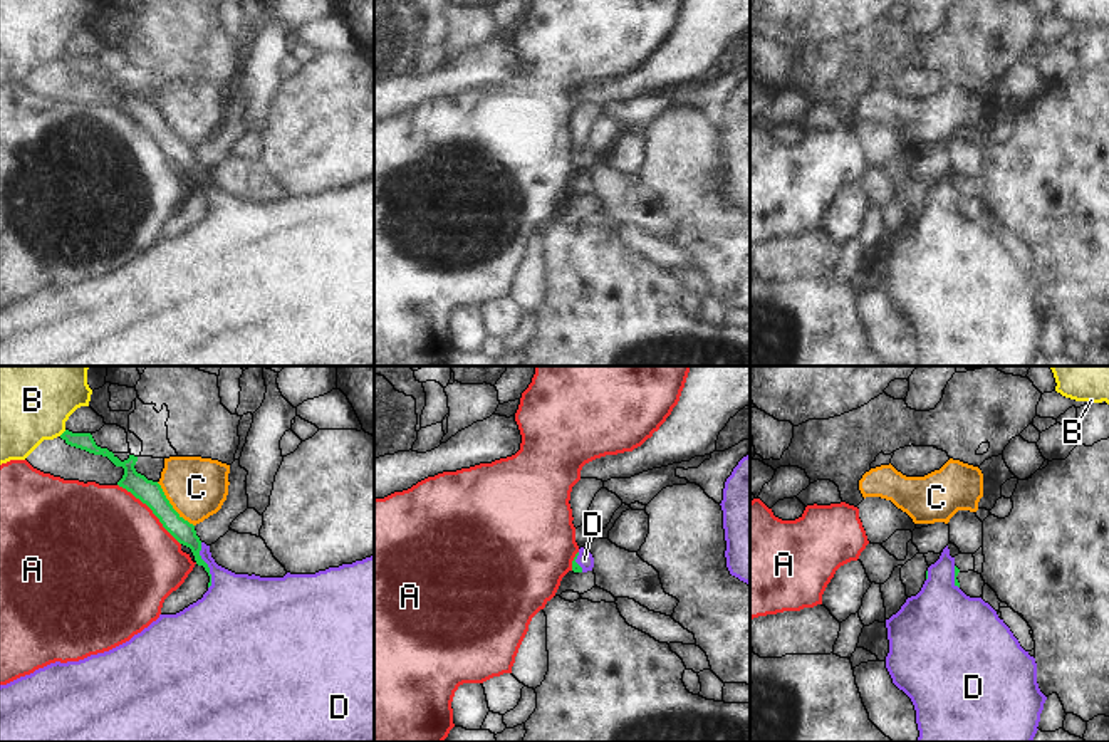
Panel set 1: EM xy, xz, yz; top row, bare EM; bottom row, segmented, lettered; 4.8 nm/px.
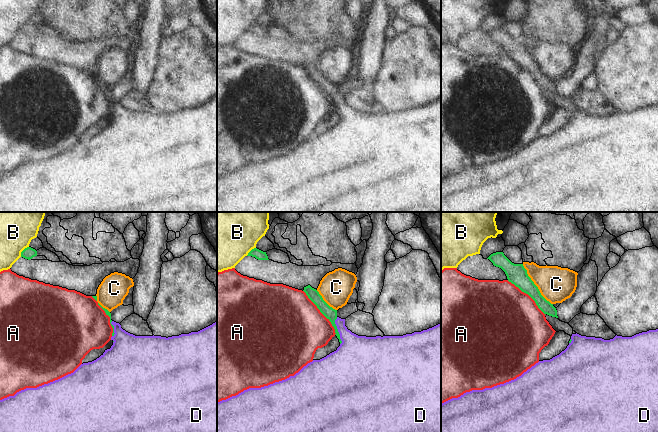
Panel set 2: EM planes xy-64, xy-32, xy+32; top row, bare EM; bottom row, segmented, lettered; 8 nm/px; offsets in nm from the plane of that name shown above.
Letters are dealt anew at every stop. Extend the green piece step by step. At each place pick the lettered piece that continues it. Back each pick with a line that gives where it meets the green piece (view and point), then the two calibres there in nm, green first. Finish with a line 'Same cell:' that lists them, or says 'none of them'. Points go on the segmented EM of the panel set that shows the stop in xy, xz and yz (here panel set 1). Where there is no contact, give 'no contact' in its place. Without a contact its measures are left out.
D: xy (207, 566) | 100/340 nm
Same cell: D

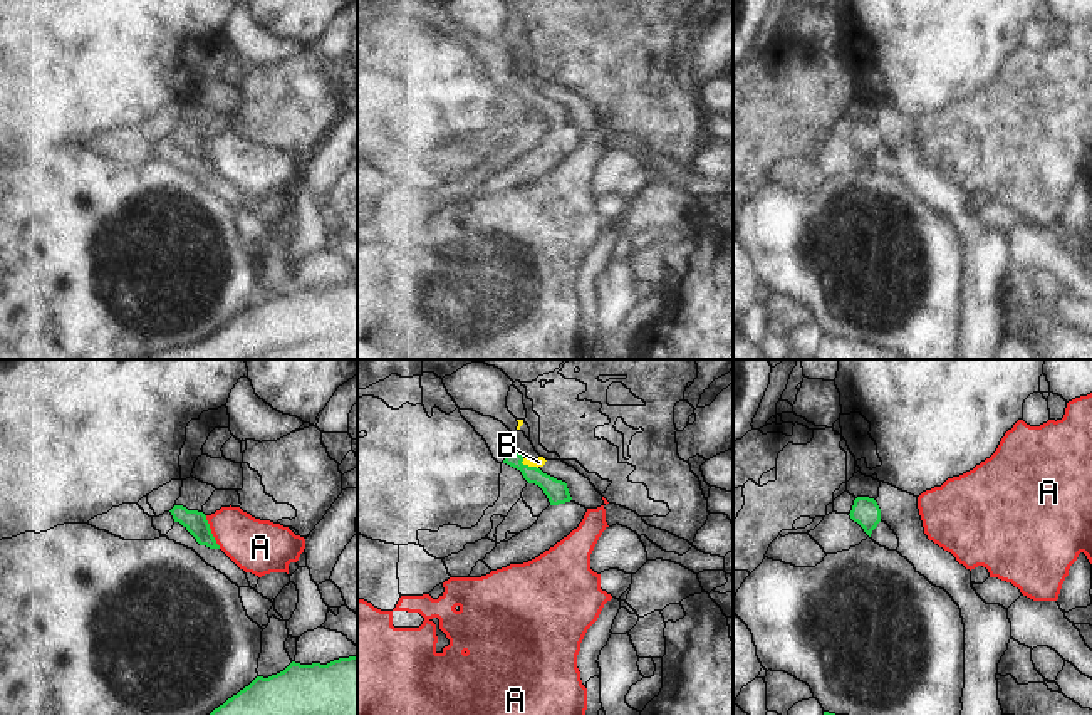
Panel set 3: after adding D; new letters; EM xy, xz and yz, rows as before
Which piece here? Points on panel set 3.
Same cell: none of them

